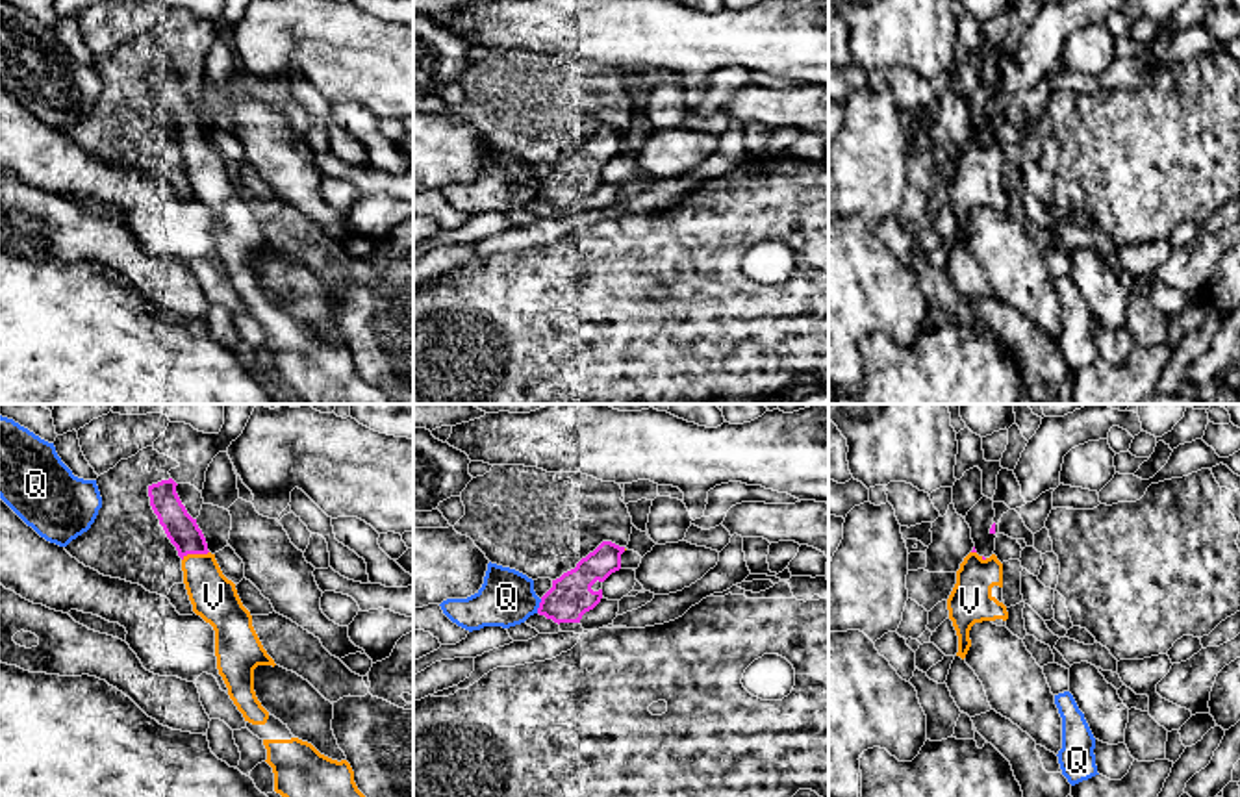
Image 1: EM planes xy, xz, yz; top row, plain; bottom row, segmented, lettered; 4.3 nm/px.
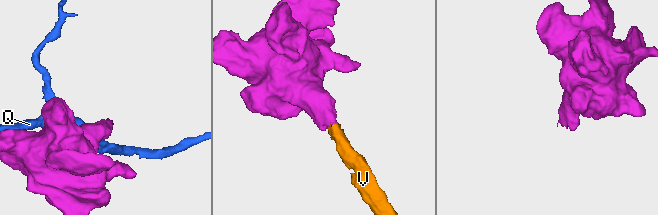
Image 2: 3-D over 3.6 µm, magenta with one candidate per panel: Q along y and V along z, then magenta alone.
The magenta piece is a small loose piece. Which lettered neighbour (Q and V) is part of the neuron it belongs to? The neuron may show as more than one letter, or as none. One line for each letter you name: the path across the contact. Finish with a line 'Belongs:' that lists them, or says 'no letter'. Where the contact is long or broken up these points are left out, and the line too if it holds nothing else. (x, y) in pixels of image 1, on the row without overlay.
V: runs through xy (182, 115), (195, 138), (202, 164), (214, 182)
Belongs: V

